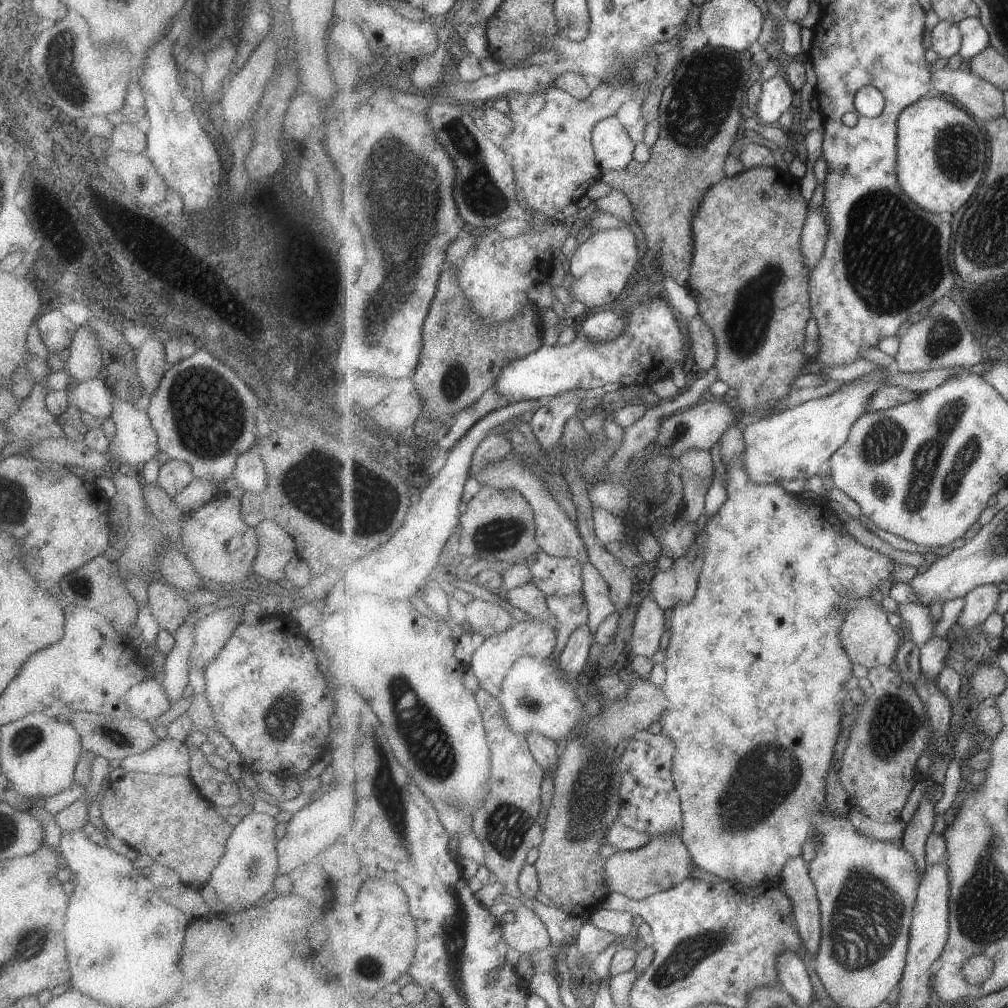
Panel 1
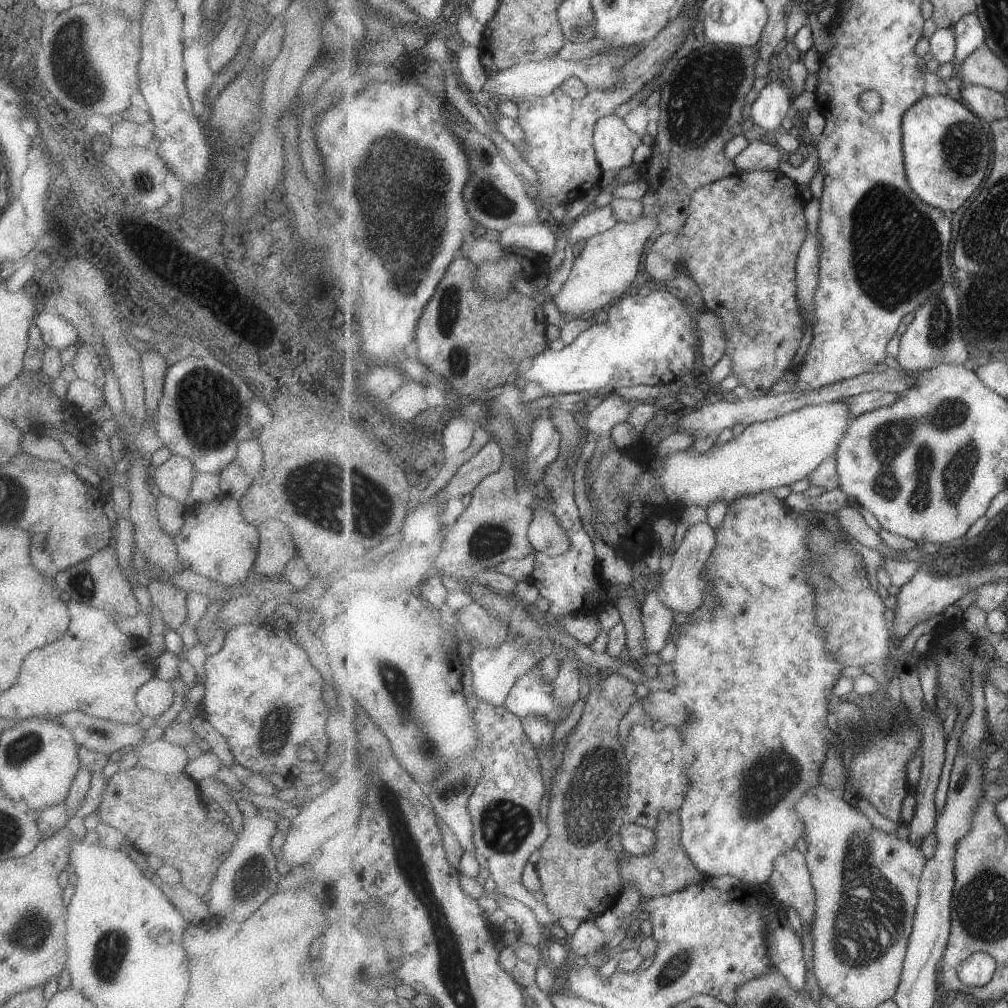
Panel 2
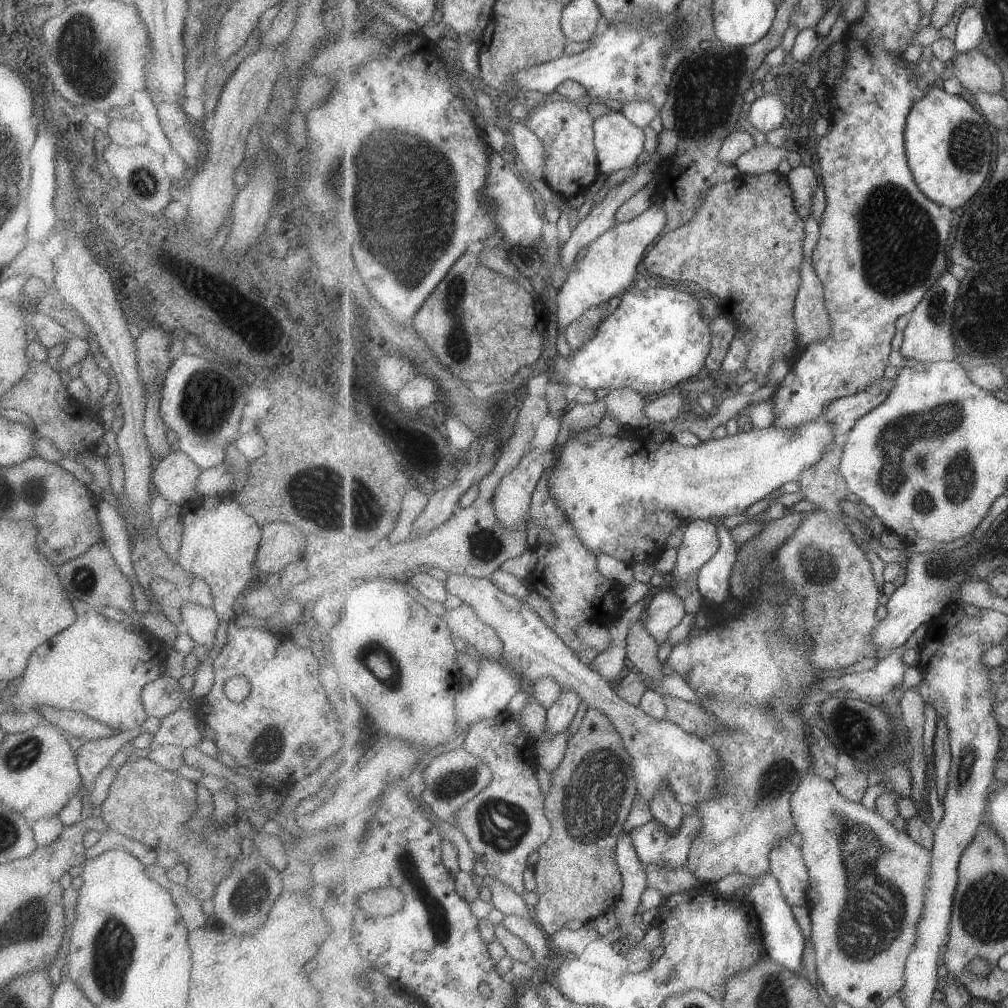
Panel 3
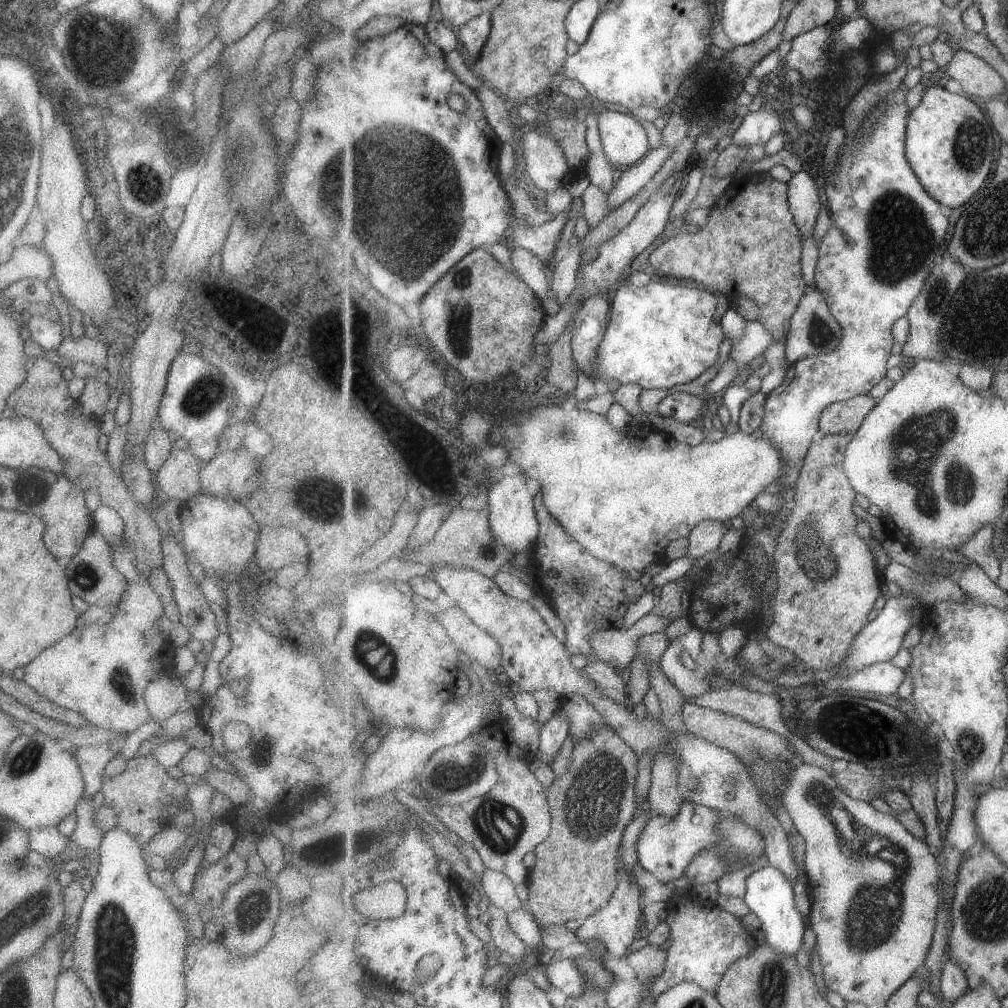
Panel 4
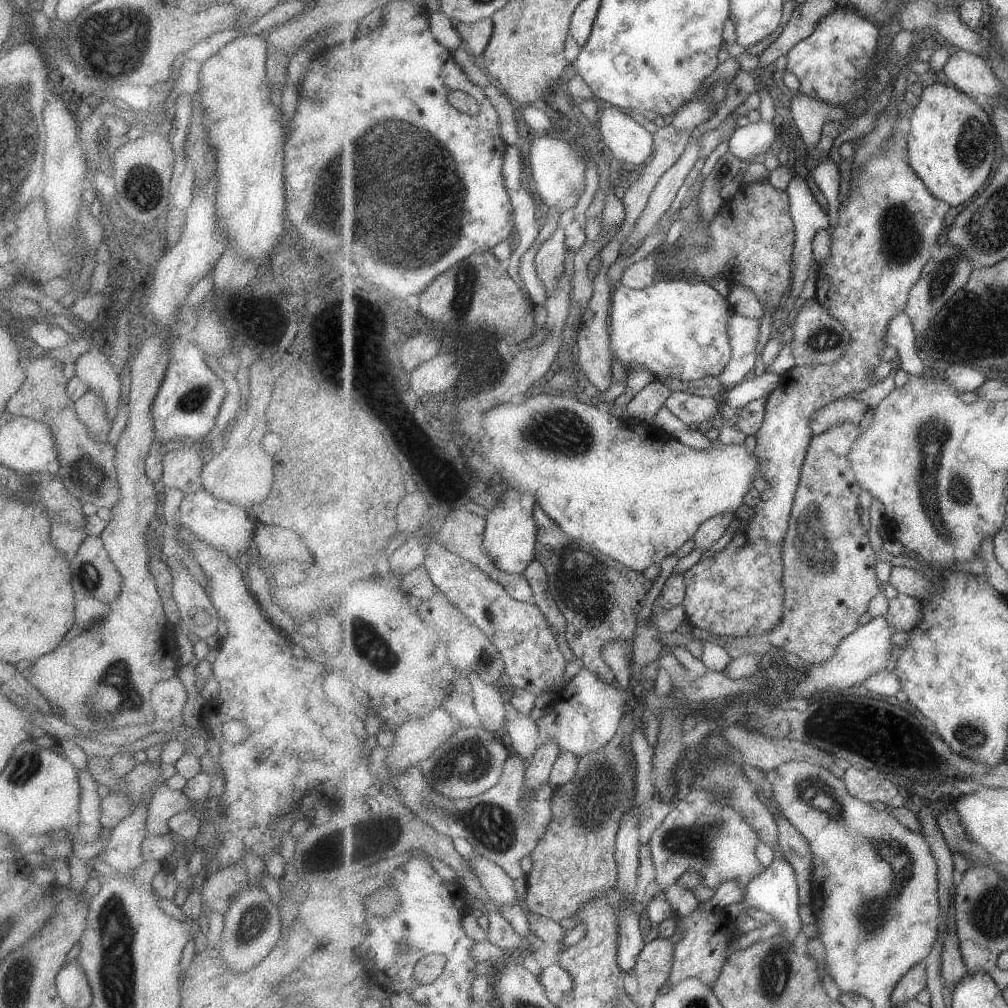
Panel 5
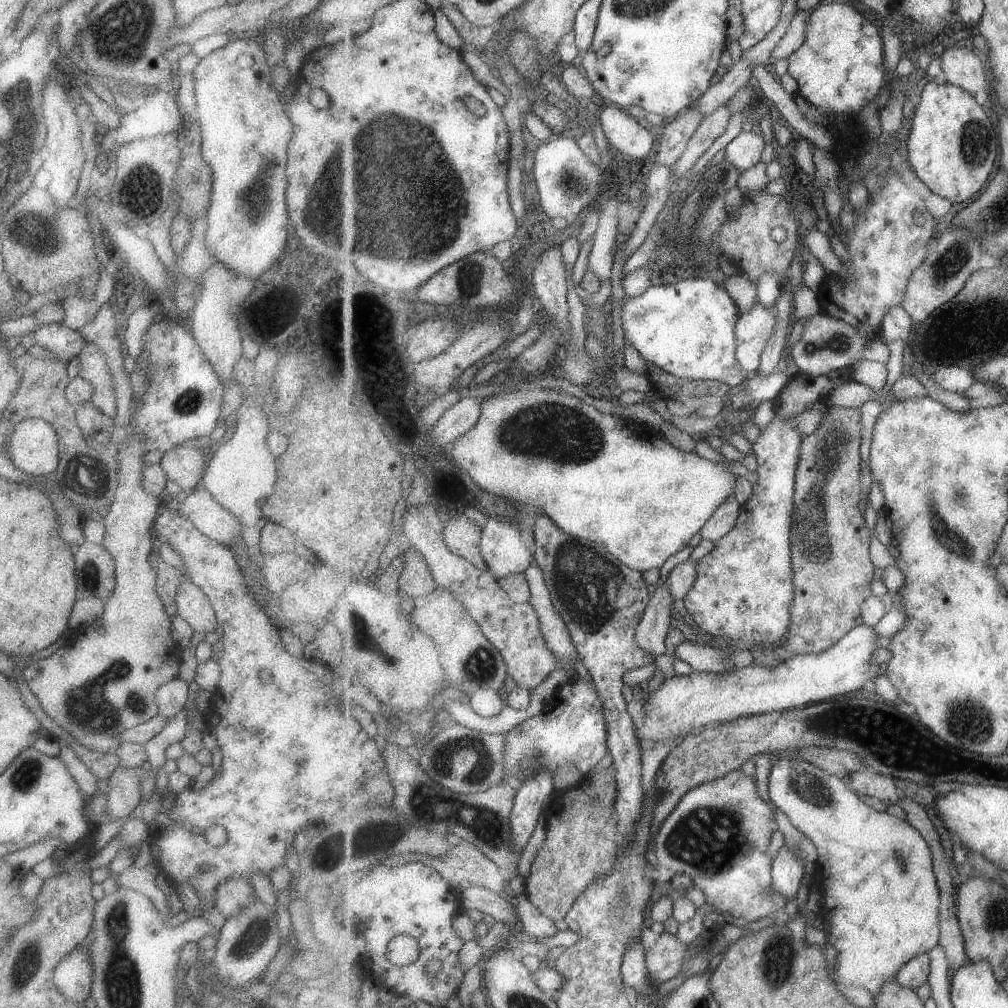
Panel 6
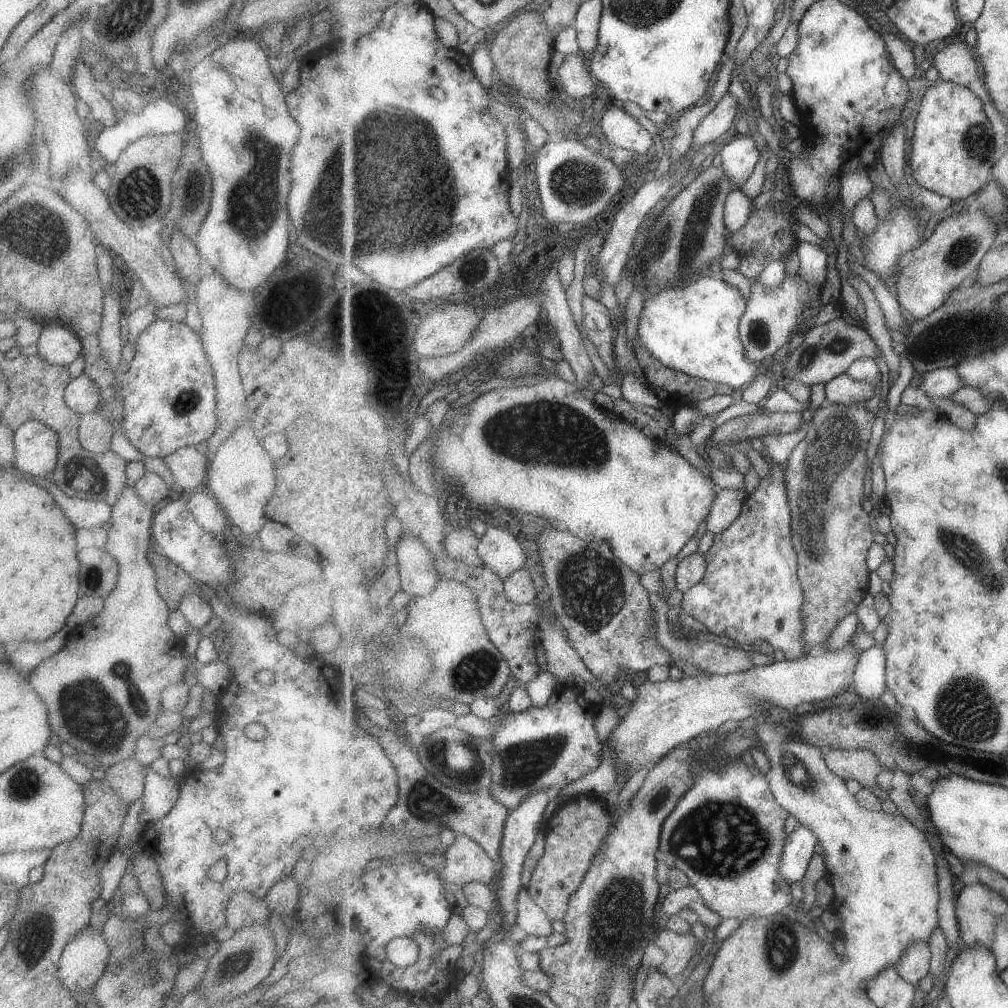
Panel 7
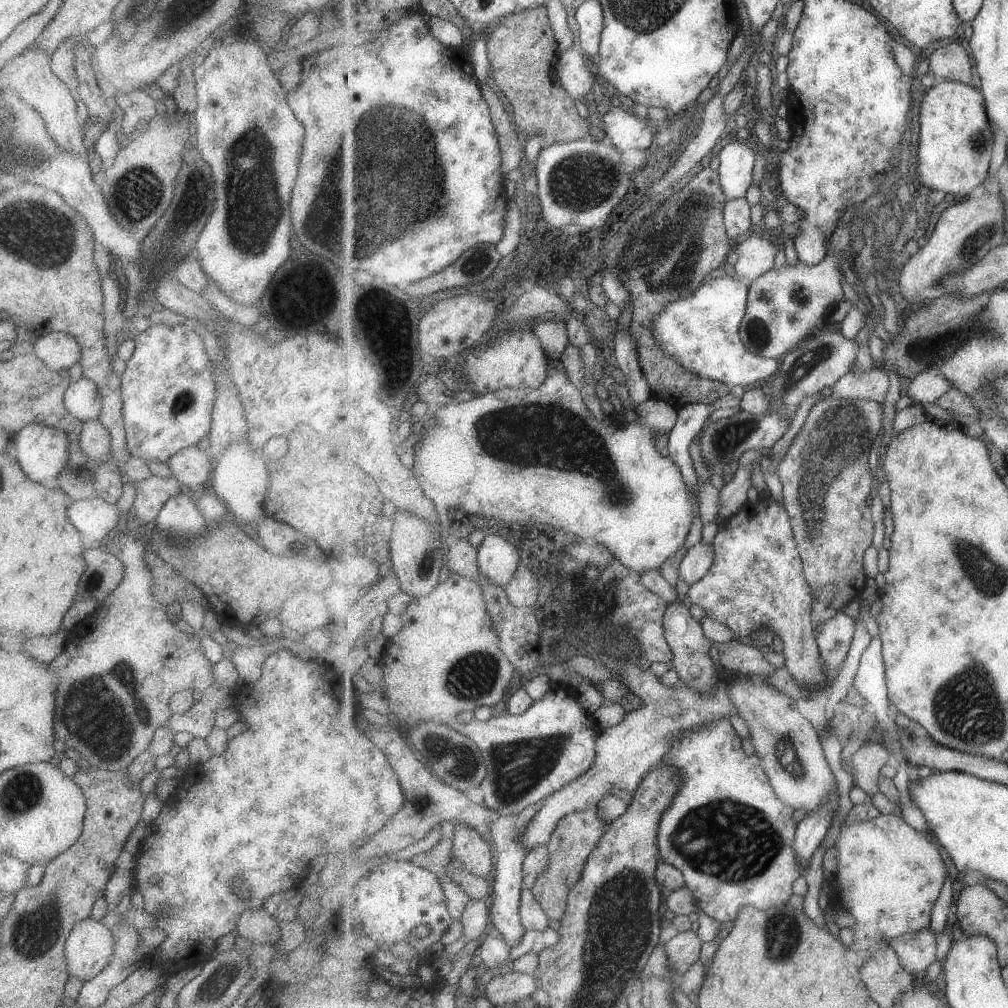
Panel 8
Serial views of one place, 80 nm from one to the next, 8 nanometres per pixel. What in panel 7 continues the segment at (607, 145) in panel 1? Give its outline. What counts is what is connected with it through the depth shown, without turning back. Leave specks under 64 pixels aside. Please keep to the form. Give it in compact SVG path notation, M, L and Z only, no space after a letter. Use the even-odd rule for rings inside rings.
M609 102L602 116L601 130L613 147L621 147L639 155L644 155L654 144L651 132L619 104Z

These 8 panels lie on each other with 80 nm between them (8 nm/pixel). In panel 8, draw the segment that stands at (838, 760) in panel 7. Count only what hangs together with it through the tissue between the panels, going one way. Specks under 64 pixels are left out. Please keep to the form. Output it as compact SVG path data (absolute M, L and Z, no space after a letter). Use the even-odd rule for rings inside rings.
M877 741L865 743L852 756L851 765L855 770L857 786L868 792L869 795L880 792L881 771L892 762L891 750L888 745Z

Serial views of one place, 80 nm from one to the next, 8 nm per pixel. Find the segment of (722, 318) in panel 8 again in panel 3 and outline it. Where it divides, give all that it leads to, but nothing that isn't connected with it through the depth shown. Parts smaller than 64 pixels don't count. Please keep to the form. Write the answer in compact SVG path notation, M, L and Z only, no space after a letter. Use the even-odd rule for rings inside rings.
M653 281L645 290L638 286L629 287L621 296L620 304L601 323L595 338L586 342L581 349L571 353L567 360L560 358L547 368L546 372L554 372L557 381L568 385L574 384L584 392L592 392L608 388L611 391L633 388L645 396L658 396L667 391L677 389L679 382L695 379L697 374L706 368L706 360L710 355L713 342L713 329L701 314L701 302L693 294L677 290L672 286L664 286Z

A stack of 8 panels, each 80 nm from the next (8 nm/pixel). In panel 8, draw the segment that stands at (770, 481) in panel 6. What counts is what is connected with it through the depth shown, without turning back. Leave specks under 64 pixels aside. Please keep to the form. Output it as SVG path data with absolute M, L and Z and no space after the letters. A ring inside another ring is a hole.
M759 497L757 502L747 502L743 508L722 524L711 541L714 546L715 560L696 583L690 586L686 604L701 605L706 617L711 617L726 625L737 636L745 638L757 626L767 626L773 634L778 635L783 642L785 668L795 677L796 682L808 689L809 698L817 698L825 692L828 686L828 676L824 671L820 646L816 639L816 630L812 621L812 604L814 598L812 588L804 573L804 564L794 530L785 503L777 504L771 497Z

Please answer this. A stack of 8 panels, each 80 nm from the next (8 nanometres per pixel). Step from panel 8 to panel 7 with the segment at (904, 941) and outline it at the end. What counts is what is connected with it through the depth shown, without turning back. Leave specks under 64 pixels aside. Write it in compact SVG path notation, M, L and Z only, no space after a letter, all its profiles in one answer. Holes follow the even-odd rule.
M926 940L915 941L906 949L905 954L898 960L896 967L900 975L914 985L925 978L932 967L931 942Z

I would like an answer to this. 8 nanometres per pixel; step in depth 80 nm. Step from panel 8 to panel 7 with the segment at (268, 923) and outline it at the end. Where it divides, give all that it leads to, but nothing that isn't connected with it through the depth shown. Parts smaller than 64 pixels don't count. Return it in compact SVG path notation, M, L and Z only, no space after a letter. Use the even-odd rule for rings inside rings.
M250 892L232 895L226 906L226 926L234 931L256 923L263 925L269 920L268 906L264 899L256 899Z

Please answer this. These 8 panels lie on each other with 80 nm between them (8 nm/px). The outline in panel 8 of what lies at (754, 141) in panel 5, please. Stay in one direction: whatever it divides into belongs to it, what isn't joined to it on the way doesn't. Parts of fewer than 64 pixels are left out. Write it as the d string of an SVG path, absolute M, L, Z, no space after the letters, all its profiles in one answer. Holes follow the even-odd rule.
M732 141L725 145L717 157L720 182L728 200L744 199L753 186L755 152L744 142Z

